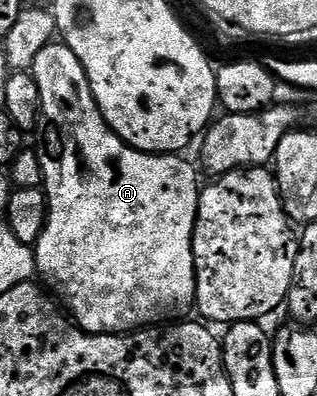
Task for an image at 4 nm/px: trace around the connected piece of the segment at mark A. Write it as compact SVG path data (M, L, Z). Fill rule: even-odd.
M54 41L48 43L43 49L39 49L39 57L35 57L31 74L39 85L39 97L41 98L41 128L39 131L41 147L39 146L39 154L43 165L43 177L45 178L43 190L45 198L49 201L49 216L47 217L45 232L41 234L35 245L35 258L39 275L42 275L47 282L53 283L54 289L59 294L66 295L64 306L67 308L68 314L72 316L78 327L92 335L123 335L138 329L148 329L154 325L165 325L170 321L184 320L188 316L185 314L194 310L197 301L193 230L197 220L197 206L199 205L202 184L197 183L196 169L187 160L181 159L185 157L180 154L154 155L147 151L136 151L134 147L124 143L107 125L107 121L91 93L91 85L87 81L87 73L83 69L83 65L79 61L79 57L75 57L75 53L71 53L71 49L66 43Z

